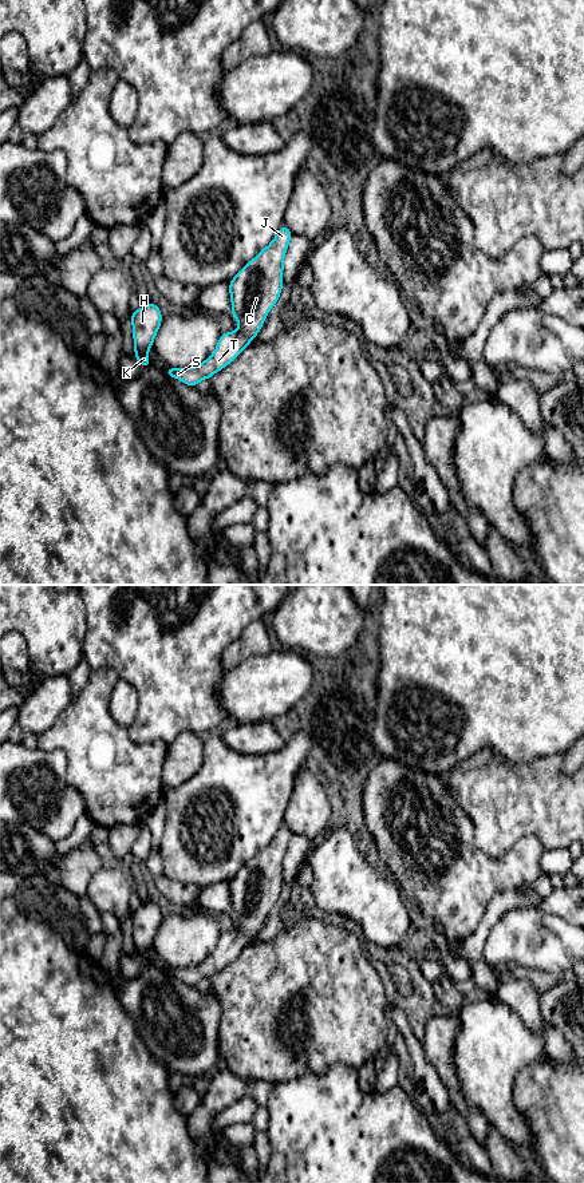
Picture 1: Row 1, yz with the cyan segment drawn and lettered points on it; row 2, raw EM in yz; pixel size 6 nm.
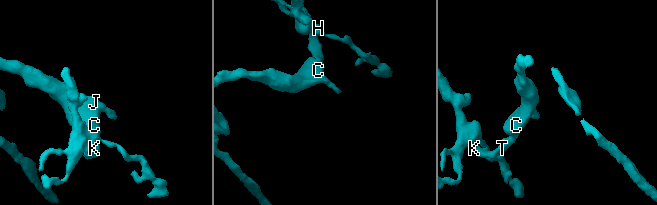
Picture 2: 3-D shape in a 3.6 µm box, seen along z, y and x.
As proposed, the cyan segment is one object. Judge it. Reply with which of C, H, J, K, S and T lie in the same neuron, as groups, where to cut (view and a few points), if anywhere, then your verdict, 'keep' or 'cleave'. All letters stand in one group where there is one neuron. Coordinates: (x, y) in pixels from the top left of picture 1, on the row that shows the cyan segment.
C H J K S T | no cut | keep

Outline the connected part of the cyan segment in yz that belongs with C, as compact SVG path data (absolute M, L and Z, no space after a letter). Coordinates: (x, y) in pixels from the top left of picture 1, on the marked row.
M283 223L272 242L250 260L229 282L232 316L238 323L236 332L224 332L214 352L200 365L169 368L166 376L175 377L190 387L210 379L230 364L244 348L250 345L277 302L284 285L284 256L292 232Z

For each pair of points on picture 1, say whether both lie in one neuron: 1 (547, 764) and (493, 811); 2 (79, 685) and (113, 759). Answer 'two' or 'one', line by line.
1: one
2: two

